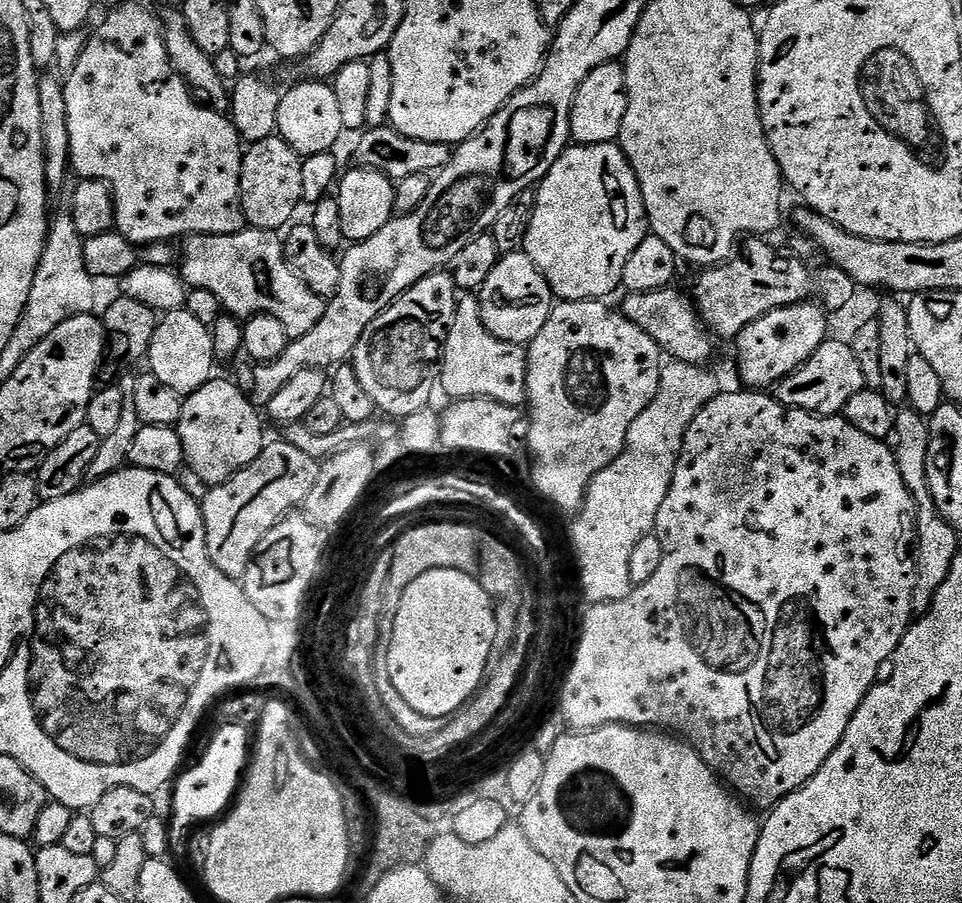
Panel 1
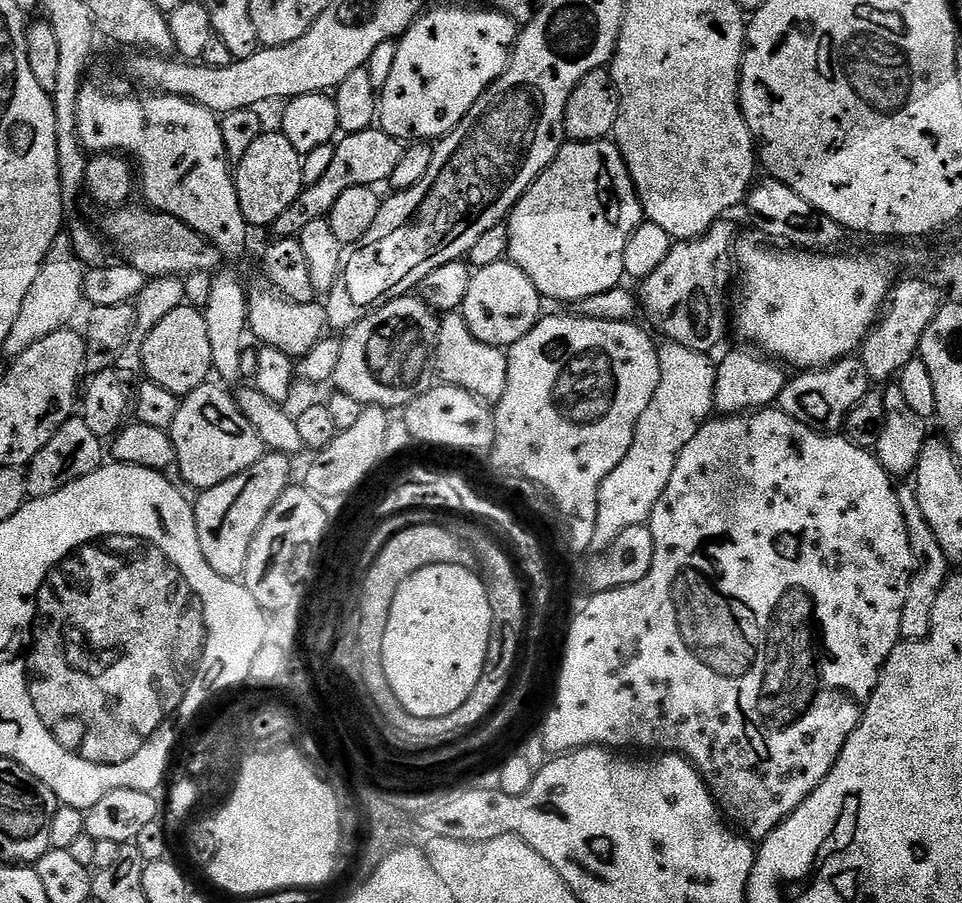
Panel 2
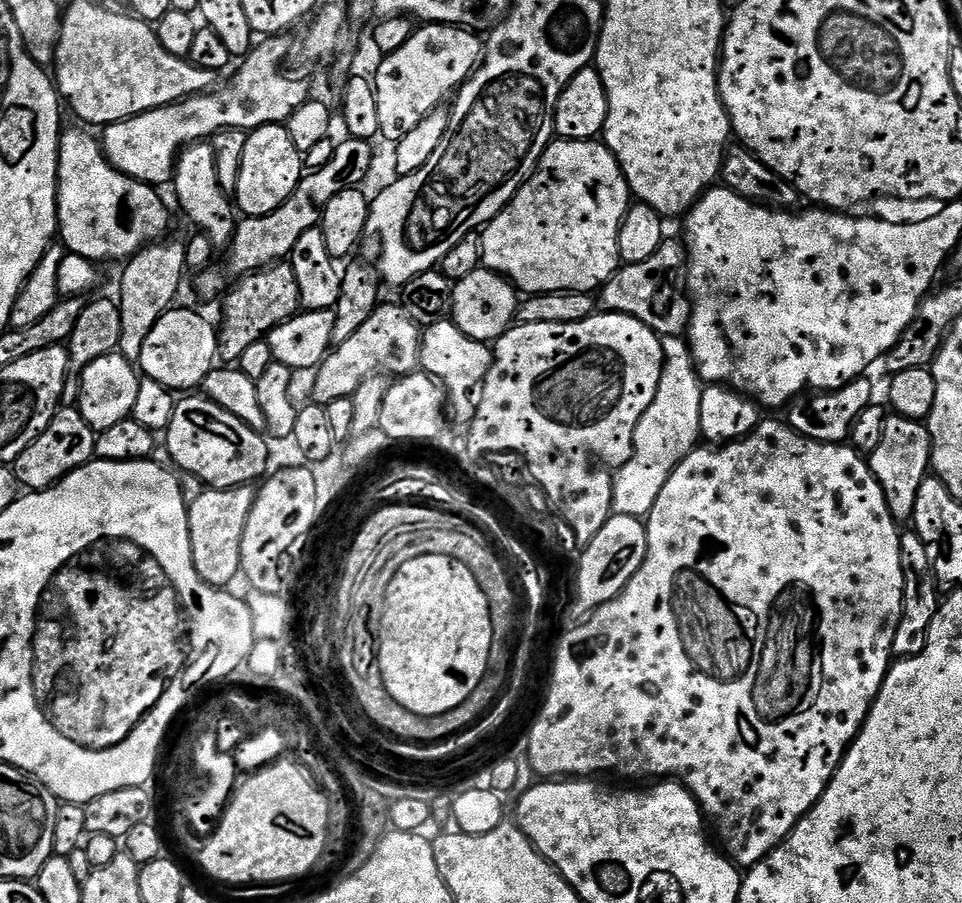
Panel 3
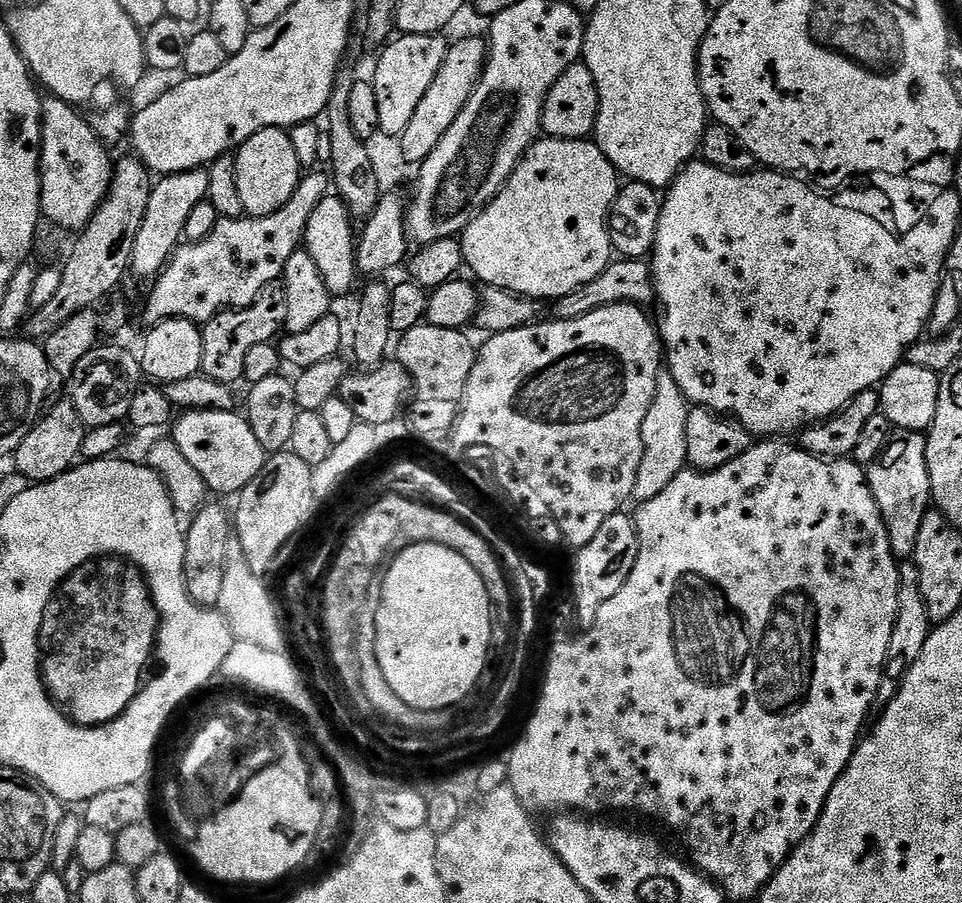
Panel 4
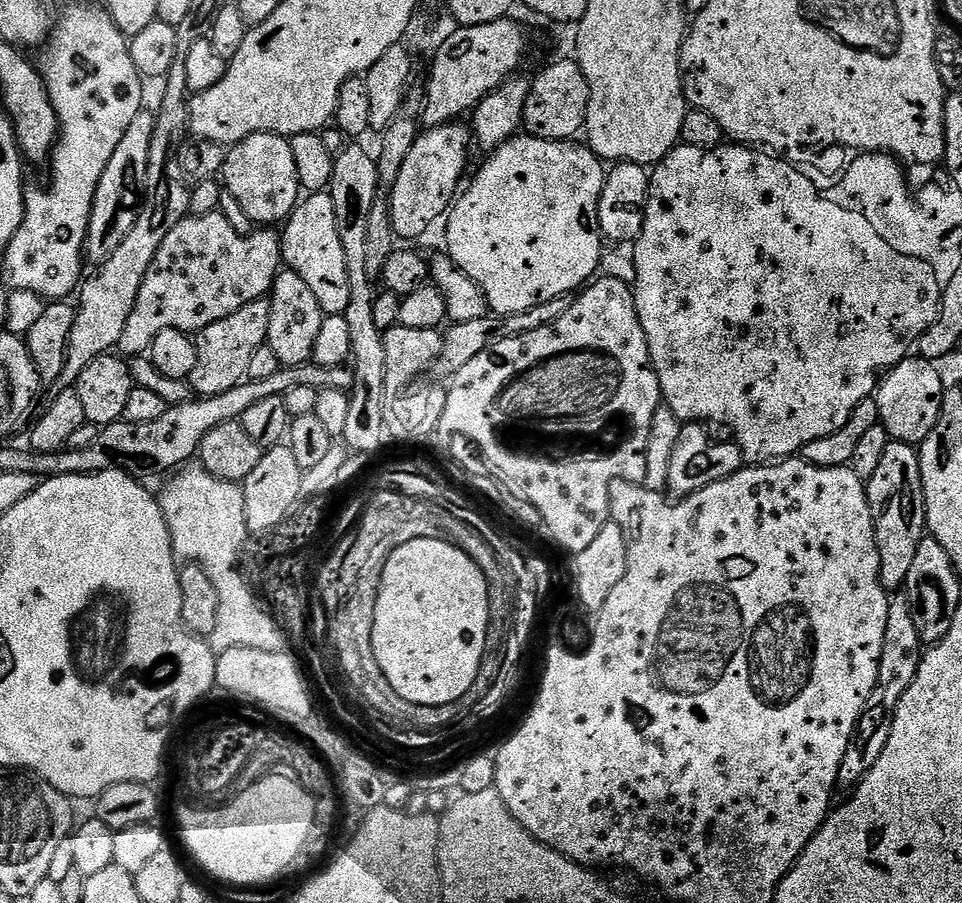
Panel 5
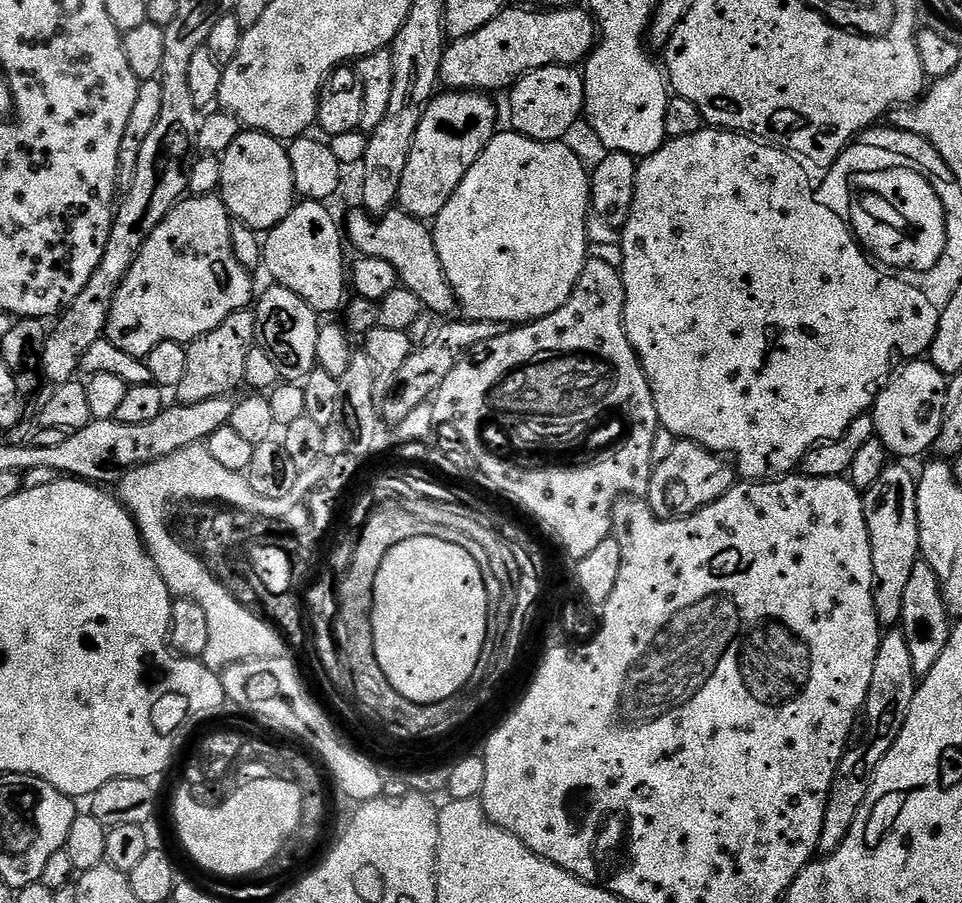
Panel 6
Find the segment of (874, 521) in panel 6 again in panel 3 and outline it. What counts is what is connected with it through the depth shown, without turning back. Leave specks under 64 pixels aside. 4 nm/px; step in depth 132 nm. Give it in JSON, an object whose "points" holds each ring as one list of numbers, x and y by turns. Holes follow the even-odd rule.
{"points":[[889,415,884,423,882,442,878,442,878,450,871,452,867,462,872,467,874,478,878,478,882,486,882,494,886,494,886,506,890,506,890,514,897,522,911,521,914,502,918,502,918,486,922,486,924,479,929,476,932,463,932,439,927,423]]}

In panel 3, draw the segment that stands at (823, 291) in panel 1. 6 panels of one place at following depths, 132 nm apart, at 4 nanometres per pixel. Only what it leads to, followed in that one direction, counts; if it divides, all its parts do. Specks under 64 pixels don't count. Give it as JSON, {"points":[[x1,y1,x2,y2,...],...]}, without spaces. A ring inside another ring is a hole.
{"points":[[665,239,658,250,654,250,654,255,646,258,646,262,634,262,633,264,624,264,616,273,599,289,598,304,605,312,617,312,626,314,630,318,638,318,650,330,654,330,657,336,684,336,688,330,688,323,692,317,692,301,685,289,681,287,682,273,686,268,686,248,679,239]]}

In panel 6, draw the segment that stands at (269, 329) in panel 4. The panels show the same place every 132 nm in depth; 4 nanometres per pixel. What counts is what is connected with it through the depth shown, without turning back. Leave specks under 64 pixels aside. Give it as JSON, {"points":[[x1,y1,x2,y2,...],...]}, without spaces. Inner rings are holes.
{"points":[[245,310,230,314,230,318,222,322,222,326,214,326,214,330,192,341,187,345,186,375,174,389,175,399,182,404,197,404,206,402,206,398,218,398,235,393,235,388,244,384,246,354,250,354,257,340,255,311]]}

